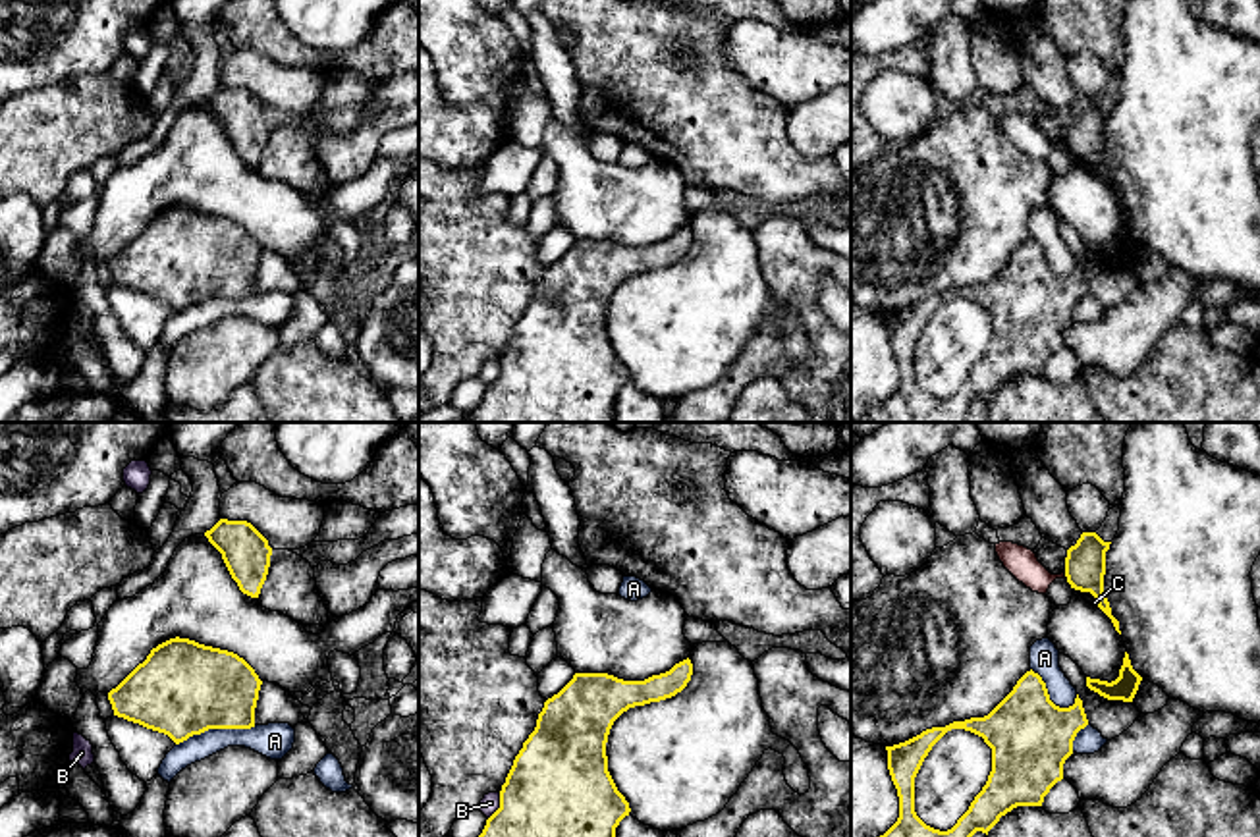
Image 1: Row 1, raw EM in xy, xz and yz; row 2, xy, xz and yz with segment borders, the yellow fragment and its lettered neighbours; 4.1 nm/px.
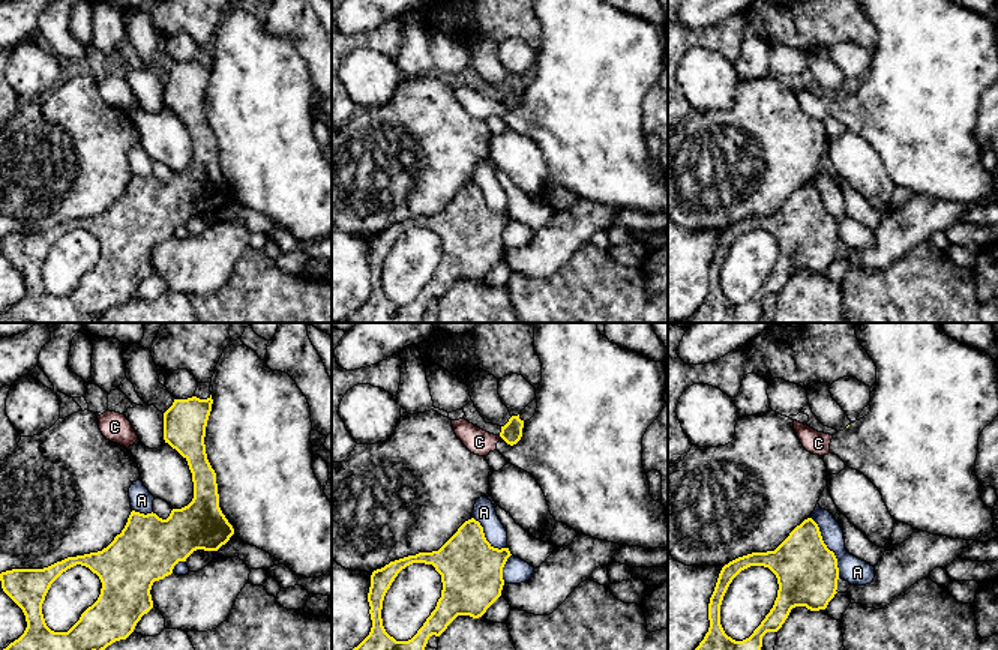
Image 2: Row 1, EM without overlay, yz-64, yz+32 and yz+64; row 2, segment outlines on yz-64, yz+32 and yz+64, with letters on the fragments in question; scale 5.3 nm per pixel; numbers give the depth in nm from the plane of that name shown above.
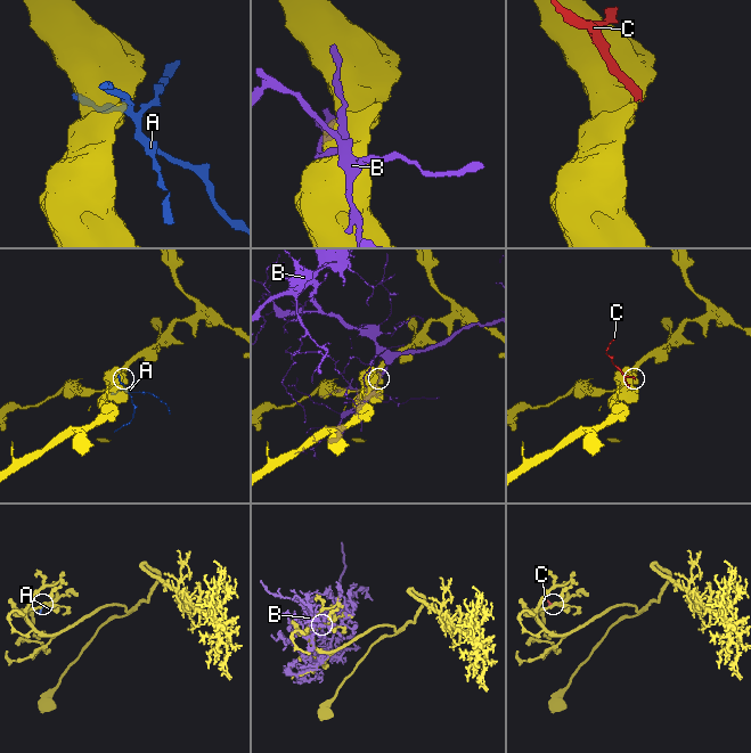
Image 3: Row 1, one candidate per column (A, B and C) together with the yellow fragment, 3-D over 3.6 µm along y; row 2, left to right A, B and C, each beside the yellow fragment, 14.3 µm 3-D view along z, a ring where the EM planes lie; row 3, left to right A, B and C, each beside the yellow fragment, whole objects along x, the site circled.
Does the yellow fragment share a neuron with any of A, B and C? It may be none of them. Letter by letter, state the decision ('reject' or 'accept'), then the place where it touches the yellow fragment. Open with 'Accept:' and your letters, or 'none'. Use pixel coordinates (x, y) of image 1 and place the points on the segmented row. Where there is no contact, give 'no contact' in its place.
Accept: none
A: reject; meets yellow in xy at (215, 728)
B: reject; meets yellow in xz at (500, 807)
C: reject; meets yellow in yz at (1066, 575)

